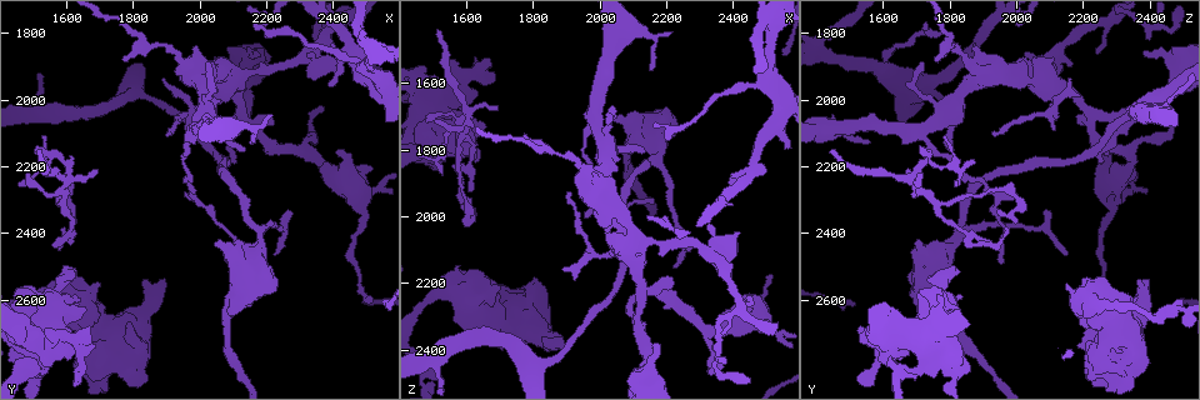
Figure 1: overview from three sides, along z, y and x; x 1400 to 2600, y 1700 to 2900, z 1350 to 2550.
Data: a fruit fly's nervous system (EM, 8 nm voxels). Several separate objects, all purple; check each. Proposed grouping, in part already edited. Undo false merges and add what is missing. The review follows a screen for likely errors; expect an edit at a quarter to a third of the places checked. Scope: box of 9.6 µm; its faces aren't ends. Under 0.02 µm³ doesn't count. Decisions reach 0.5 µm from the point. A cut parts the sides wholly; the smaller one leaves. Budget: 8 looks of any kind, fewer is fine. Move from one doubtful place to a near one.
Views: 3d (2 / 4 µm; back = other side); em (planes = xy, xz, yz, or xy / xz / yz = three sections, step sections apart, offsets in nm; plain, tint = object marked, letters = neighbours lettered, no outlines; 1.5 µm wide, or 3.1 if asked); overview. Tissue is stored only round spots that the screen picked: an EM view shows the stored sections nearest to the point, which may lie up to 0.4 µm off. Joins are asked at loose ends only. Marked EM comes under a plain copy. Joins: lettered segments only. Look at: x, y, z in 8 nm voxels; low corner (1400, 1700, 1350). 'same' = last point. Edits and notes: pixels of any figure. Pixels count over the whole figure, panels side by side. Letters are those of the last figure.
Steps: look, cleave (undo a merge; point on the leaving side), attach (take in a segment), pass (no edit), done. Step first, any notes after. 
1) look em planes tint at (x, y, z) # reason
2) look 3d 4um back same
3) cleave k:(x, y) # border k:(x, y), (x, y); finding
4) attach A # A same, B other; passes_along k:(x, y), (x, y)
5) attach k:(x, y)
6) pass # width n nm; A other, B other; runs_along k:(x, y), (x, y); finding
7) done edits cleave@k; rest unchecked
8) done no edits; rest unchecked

look em planes tint at (1690, 2550, 2210) # stops while still wide

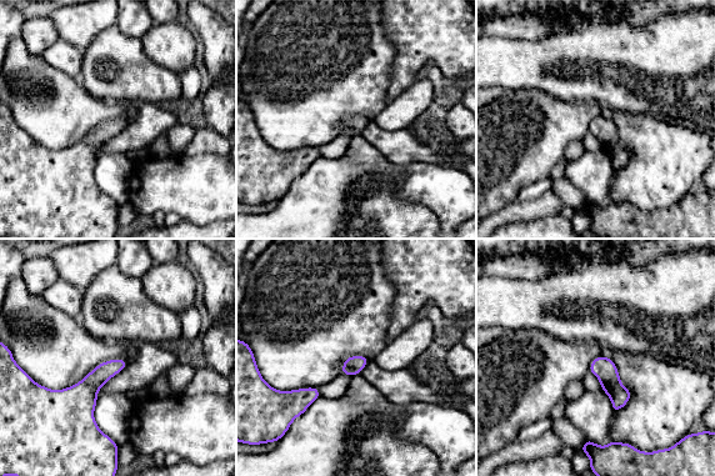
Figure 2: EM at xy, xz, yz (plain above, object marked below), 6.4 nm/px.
look em planes letters same # what lies round it

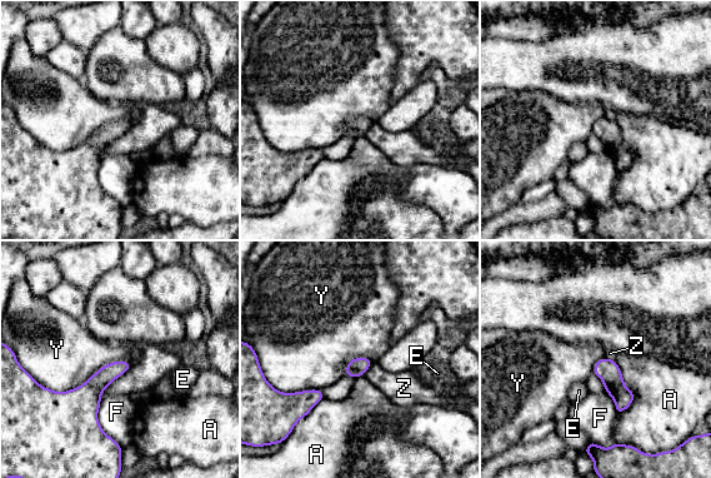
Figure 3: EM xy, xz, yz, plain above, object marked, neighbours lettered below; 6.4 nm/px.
pass # A other, E other, F other, Y other, Z other; border 3:(131, 363), (65, 391), (35, 381); no lettered segment goes on from it

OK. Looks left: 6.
look 3d 2um at (1510, 2150, 1440)

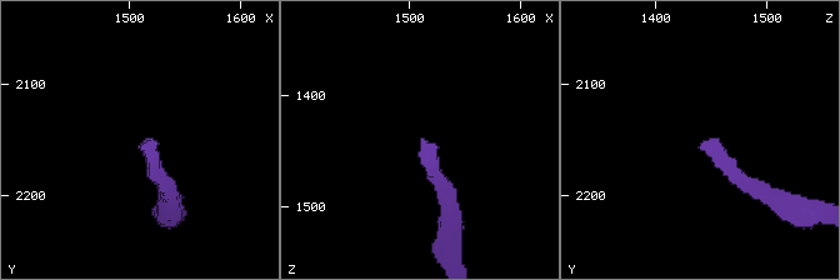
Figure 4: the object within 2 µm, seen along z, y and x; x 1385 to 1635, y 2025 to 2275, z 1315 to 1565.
look em xy step 8 letters at (1510, 2150, 1444)

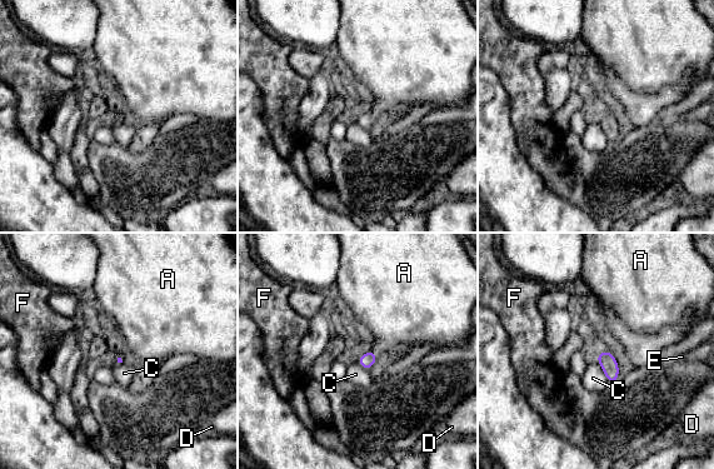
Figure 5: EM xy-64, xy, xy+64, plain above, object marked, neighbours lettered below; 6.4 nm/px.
look em planes letters same

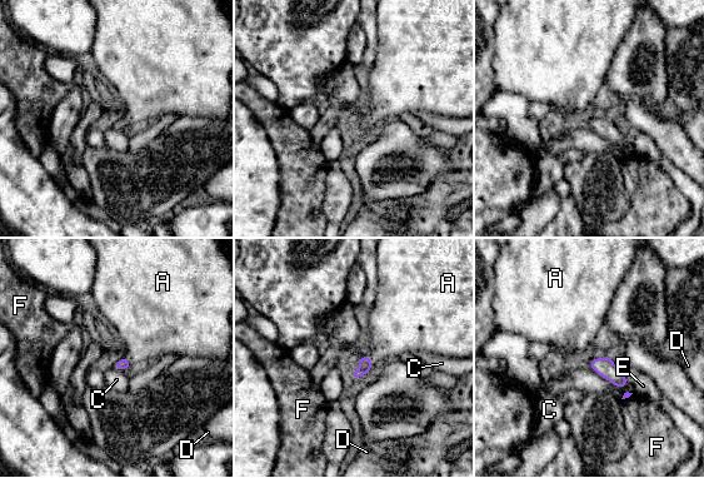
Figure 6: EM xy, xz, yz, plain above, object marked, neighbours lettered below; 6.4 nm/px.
attach A # A same, C other, D other, E other, F other; passes_along 6:(365, 364), (370, 361), (393, 329); the cell continues

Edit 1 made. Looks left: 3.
look em planes tint at (1500, 2150, 1710) # tapers out

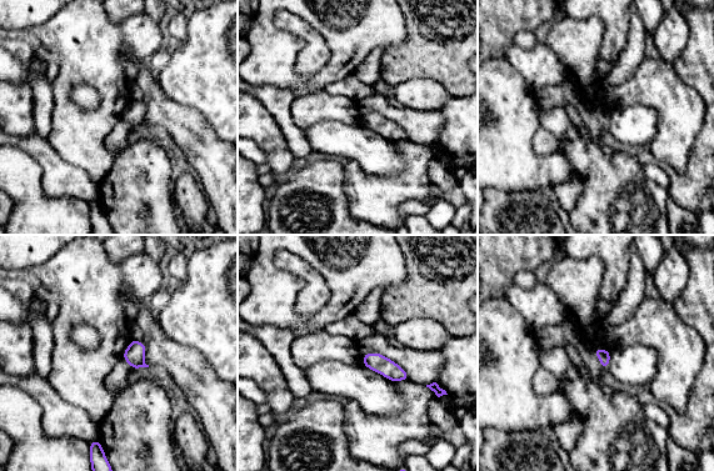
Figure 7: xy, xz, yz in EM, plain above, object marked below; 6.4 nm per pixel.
look em planes letters same

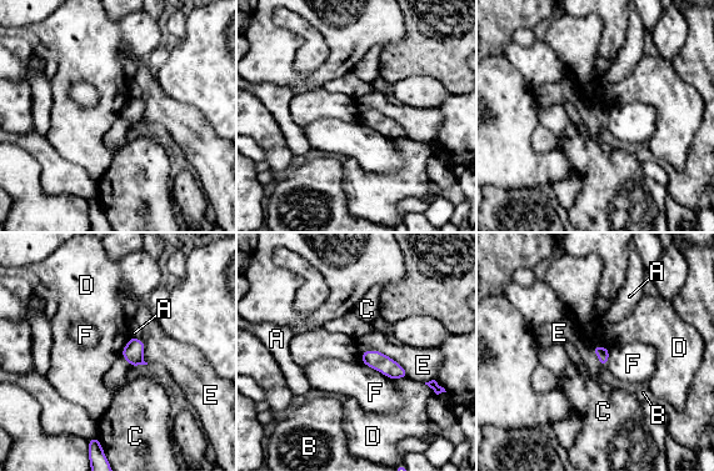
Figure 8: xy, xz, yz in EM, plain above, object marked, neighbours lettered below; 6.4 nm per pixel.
pass # A other, B other, C other, D other, E other, F other; border 8:(129, 336), (119, 354); none of them fits

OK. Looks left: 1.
done edits attach@6; rest unchecked

